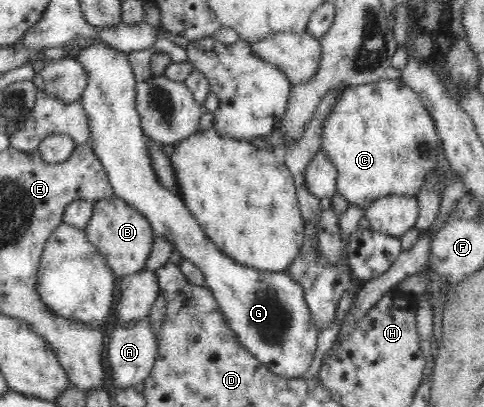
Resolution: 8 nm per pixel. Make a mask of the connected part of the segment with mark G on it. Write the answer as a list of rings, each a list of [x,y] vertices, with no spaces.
[[[98,40],[88,47],[76,49],[75,56],[80,64],[84,65],[84,72],[88,74],[88,81],[80,100],[90,120],[90,144],[107,173],[114,195],[136,208],[149,221],[155,236],[163,237],[173,243],[174,251],[178,251],[182,259],[194,263],[202,271],[206,280],[205,288],[212,290],[219,309],[229,319],[232,332],[245,350],[268,366],[272,373],[292,379],[302,378],[312,365],[320,333],[314,325],[310,309],[306,304],[305,290],[285,271],[260,271],[239,264],[228,257],[218,249],[212,239],[208,238],[181,196],[160,185],[152,167],[147,147],[148,139],[143,134],[135,104],[136,79],[128,54],[115,50],[102,40]]]

